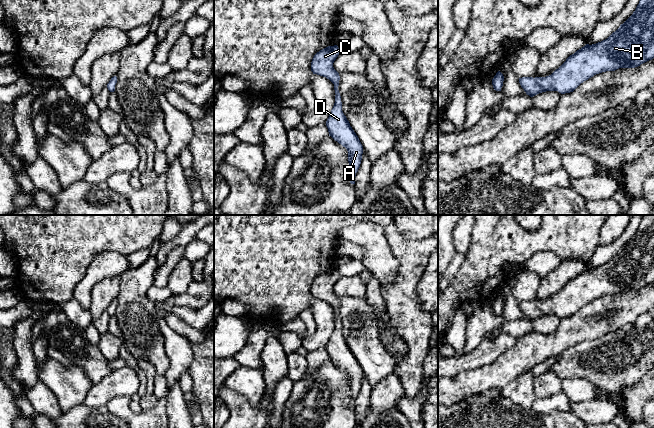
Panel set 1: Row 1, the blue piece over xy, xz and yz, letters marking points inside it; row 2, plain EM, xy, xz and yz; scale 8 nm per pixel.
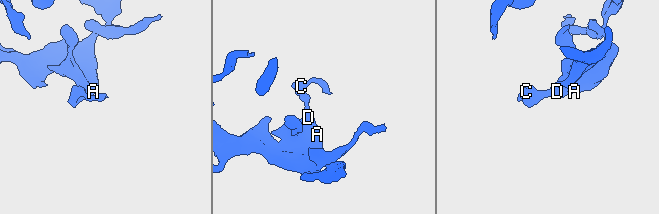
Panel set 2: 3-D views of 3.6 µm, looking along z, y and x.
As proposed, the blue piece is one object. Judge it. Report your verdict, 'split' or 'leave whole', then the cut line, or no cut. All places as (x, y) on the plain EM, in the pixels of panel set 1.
leave whole; cut none

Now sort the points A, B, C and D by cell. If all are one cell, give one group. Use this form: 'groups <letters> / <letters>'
groups A B C D

